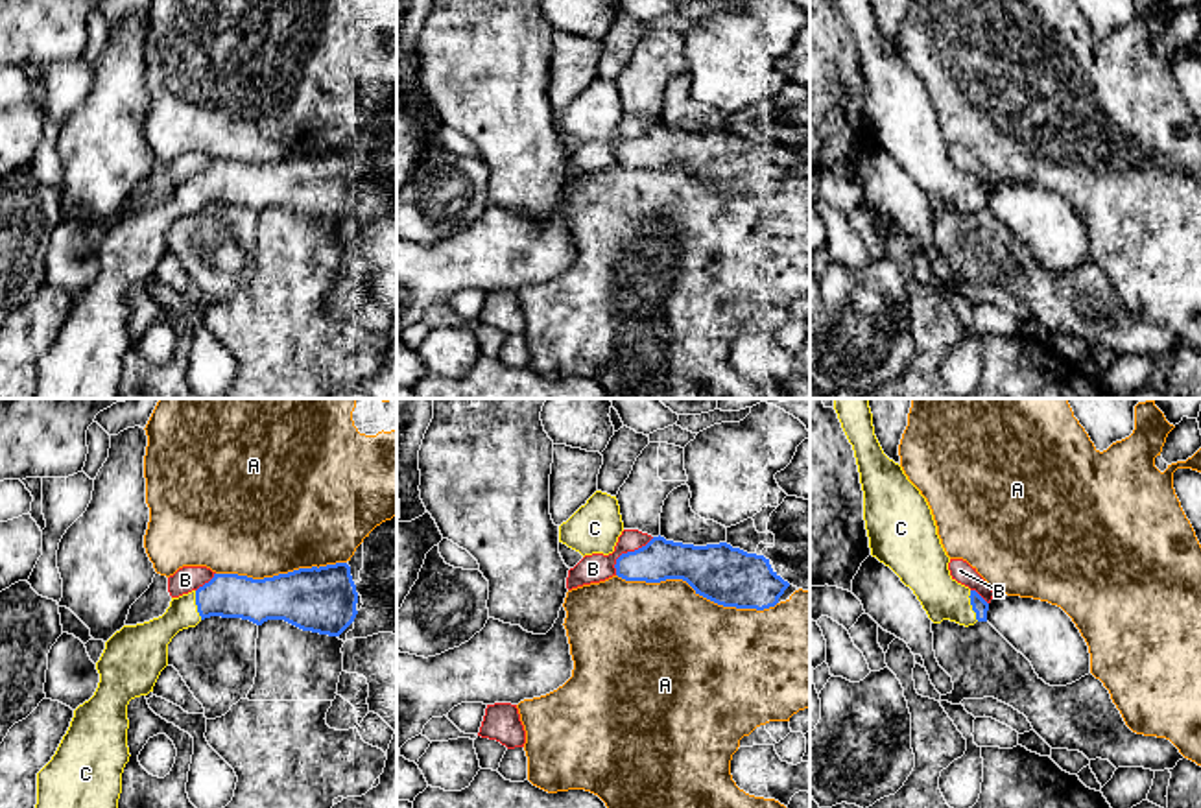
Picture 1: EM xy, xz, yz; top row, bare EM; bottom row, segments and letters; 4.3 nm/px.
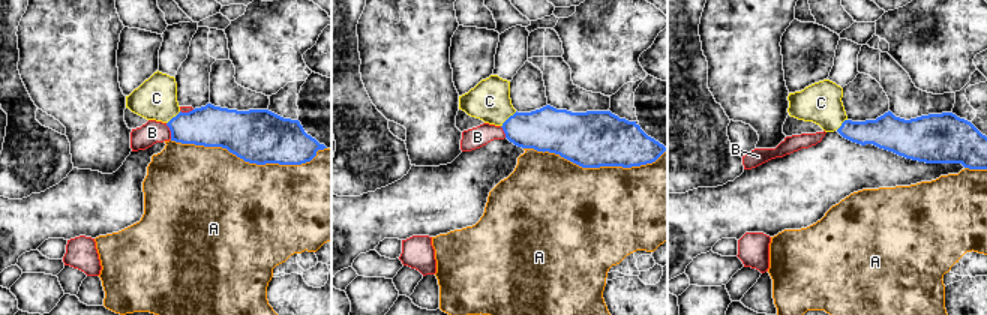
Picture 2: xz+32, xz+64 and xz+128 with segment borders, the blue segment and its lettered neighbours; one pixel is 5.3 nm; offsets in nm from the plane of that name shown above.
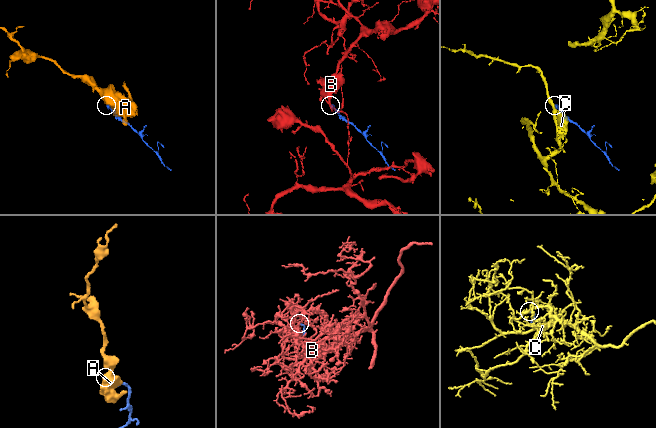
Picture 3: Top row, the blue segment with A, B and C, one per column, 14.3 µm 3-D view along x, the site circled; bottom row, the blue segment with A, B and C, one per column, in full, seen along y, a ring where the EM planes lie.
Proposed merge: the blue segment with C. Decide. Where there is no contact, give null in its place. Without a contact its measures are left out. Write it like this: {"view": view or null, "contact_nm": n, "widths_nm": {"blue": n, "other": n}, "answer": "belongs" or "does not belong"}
{"view": "yz", "contact_nm": 140, "widths_nm": {"blue": 70, "other": 190}, "answer": "belongs"}

